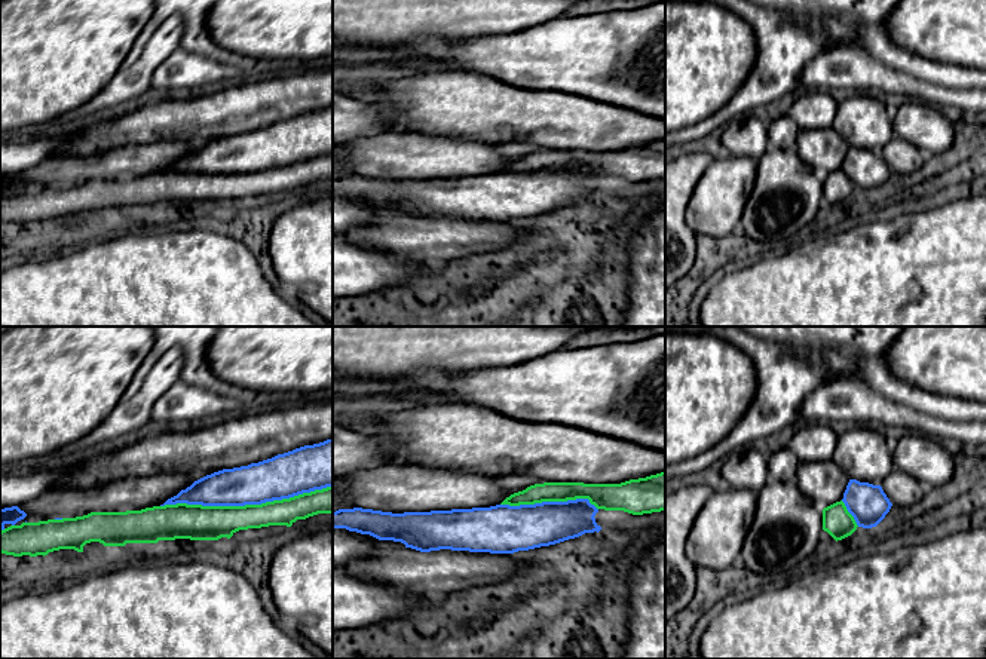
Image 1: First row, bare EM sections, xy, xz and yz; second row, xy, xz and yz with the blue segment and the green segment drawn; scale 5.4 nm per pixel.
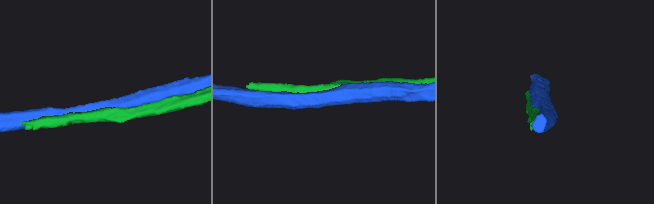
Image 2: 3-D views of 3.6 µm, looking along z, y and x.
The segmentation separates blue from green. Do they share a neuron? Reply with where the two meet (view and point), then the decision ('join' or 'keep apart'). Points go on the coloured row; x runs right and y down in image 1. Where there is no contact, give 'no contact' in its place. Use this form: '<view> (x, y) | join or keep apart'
xy (245, 503) | keep apart

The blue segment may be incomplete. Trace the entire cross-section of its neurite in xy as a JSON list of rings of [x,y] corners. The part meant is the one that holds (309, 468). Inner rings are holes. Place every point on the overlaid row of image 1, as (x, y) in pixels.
[[[333,439],[195,481],[163,505],[245,506],[333,487]]]

